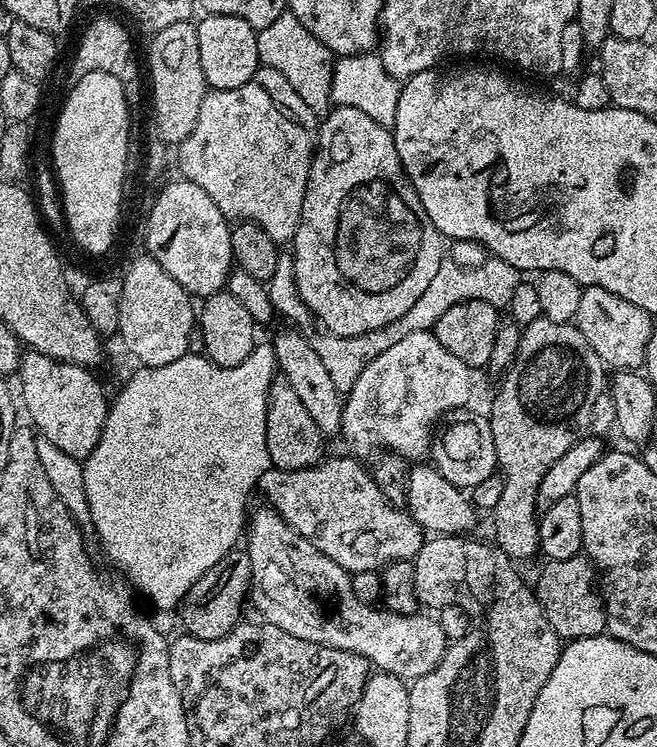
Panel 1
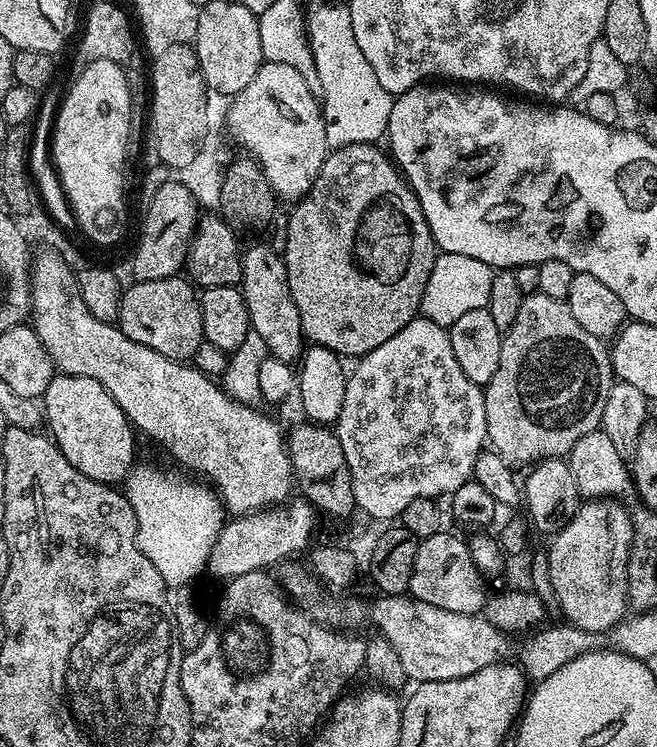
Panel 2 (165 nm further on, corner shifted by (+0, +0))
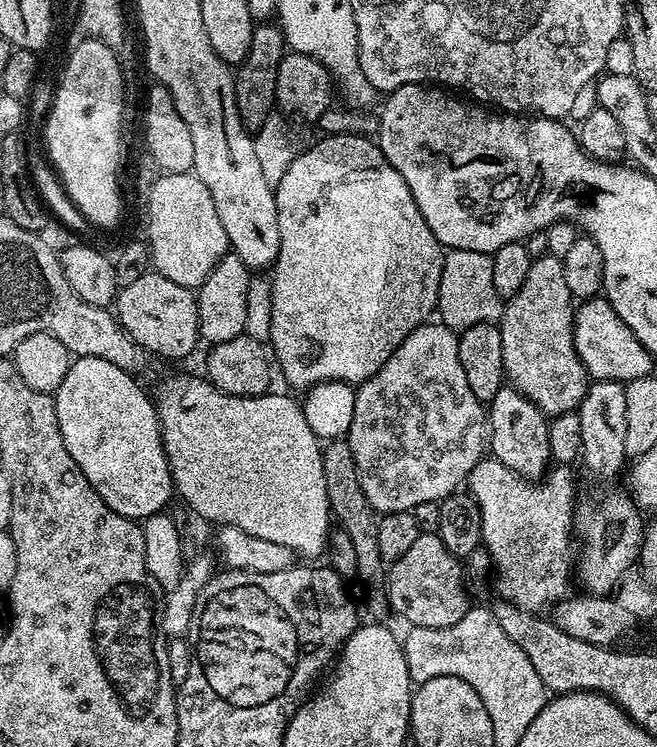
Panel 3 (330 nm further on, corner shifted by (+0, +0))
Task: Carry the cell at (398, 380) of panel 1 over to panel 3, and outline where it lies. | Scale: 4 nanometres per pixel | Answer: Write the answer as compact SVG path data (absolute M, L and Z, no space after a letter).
M429 322L418 326L404 339L402 346L398 346L398 350L394 350L394 354L390 354L390 358L386 358L382 370L378 370L378 374L364 380L355 389L354 418L351 419L346 439L350 446L350 454L354 454L354 466L358 466L358 482L362 482L362 494L366 494L370 506L377 514L394 511L411 512L419 503L434 503L444 500L467 481L477 462L485 459L486 408L481 400L474 398L474 390L470 390L470 382L466 382L466 373L462 371L462 362L458 358L459 341L459 335L453 329L447 328L445 324Z

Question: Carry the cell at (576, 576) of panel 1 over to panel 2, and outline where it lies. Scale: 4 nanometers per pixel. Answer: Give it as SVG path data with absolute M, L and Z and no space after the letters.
M592 498L581 503L574 518L560 532L551 537L552 545L546 548L549 560L551 585L556 595L555 607L567 623L587 632L612 631L629 611L628 602L628 559L632 556L634 537L632 517L629 509L624 509L619 499Z

